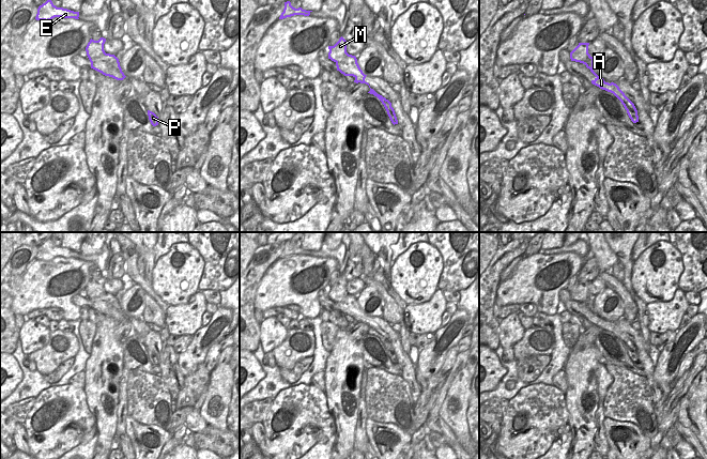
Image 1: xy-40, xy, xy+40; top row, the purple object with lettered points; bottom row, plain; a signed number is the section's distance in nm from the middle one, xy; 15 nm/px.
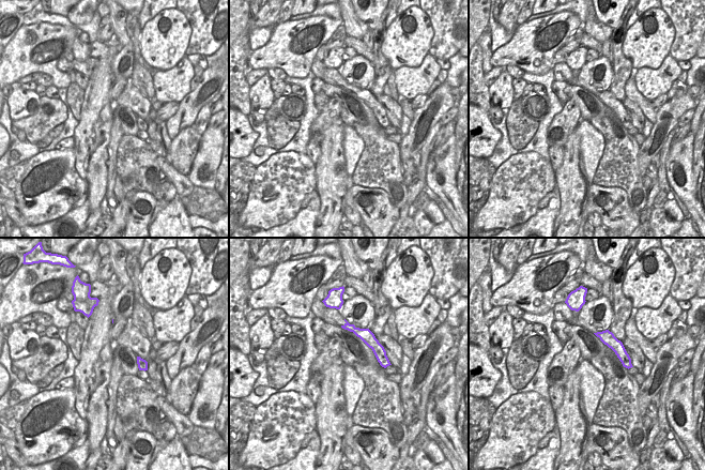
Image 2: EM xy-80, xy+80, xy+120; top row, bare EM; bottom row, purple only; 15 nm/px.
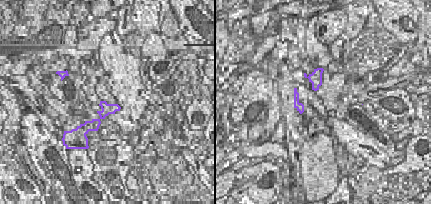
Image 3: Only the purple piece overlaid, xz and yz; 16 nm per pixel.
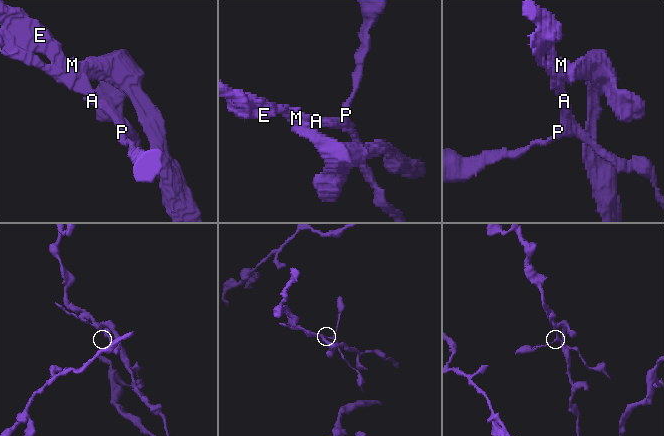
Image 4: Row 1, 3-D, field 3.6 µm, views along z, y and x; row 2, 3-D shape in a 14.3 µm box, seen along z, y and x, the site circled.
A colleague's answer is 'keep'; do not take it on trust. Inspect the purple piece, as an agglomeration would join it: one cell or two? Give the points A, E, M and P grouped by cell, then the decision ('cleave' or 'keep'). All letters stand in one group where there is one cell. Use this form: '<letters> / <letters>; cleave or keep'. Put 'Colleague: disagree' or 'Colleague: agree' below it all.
A P / E M; cleave
Colleague: disagree

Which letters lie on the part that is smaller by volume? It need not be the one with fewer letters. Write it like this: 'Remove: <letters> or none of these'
Remove: A, P.

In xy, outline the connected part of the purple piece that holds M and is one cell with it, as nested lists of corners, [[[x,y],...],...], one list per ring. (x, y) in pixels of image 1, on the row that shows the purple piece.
[[[341,36],[334,46],[328,46],[328,59],[334,61],[344,76],[353,76],[357,79],[366,78],[367,75],[360,70],[355,56],[347,52],[347,41]]]

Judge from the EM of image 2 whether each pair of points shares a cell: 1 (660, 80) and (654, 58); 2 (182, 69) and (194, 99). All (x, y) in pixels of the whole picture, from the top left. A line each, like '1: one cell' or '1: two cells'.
1: two cells
2: two cells

